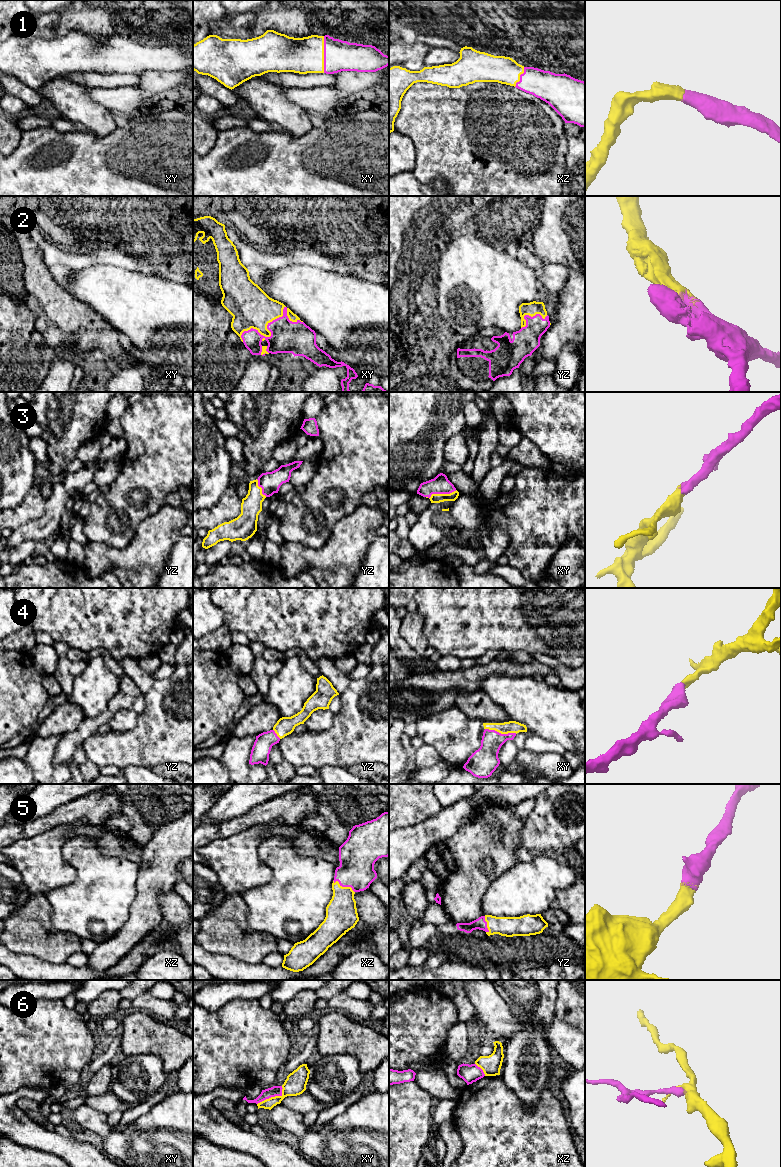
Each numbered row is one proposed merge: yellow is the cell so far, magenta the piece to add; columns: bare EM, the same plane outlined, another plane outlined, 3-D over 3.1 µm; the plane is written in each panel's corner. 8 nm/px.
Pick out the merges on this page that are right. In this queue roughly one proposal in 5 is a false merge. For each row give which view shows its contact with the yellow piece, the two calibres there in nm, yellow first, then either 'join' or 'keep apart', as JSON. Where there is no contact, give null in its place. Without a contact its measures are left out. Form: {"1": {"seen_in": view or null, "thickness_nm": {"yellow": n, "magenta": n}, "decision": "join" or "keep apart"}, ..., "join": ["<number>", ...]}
{"1": {"seen_in": "xy", "thickness_nm": {"yellow": 280, "magenta": 240}, "decision": "join"}, "2": {"seen_in": "xy", "thickness_nm": {"yellow": 320, "magenta": 260}, "decision": "join"}, "3": {"seen_in": "xy", "thickness_nm": {"yellow": 80, "magenta": 150}, "decision": "join"}, "4": {"seen_in": "xy", "thickness_nm": {"yellow": 100, "magenta": 200}, "decision": "join"}, "5": {"seen_in": "xz", "thickness_nm": {"yellow": 260, "magenta": 280}, "decision": "join"}, "6": {"seen_in": "xy", "thickness_nm": {"yellow": 170, "magenta": 80}, "decision": "keep apart"}, "join": ["1", "2", "3", "4", "5"]}

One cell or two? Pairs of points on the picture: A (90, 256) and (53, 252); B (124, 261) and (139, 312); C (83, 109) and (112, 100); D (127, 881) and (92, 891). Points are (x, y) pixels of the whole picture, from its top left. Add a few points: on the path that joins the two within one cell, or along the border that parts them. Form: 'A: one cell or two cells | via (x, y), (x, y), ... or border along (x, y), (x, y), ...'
A: one cell | via (81, 257), (62, 256)
B: two cells | border along (103, 263), (139, 271)
C: two cells | border along (85, 90), (93, 100), (113, 111)
D: one cell | via (118, 881), (111, 881), (101, 891)

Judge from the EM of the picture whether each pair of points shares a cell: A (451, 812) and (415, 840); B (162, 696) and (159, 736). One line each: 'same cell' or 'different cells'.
A: same cell
B: same cell

